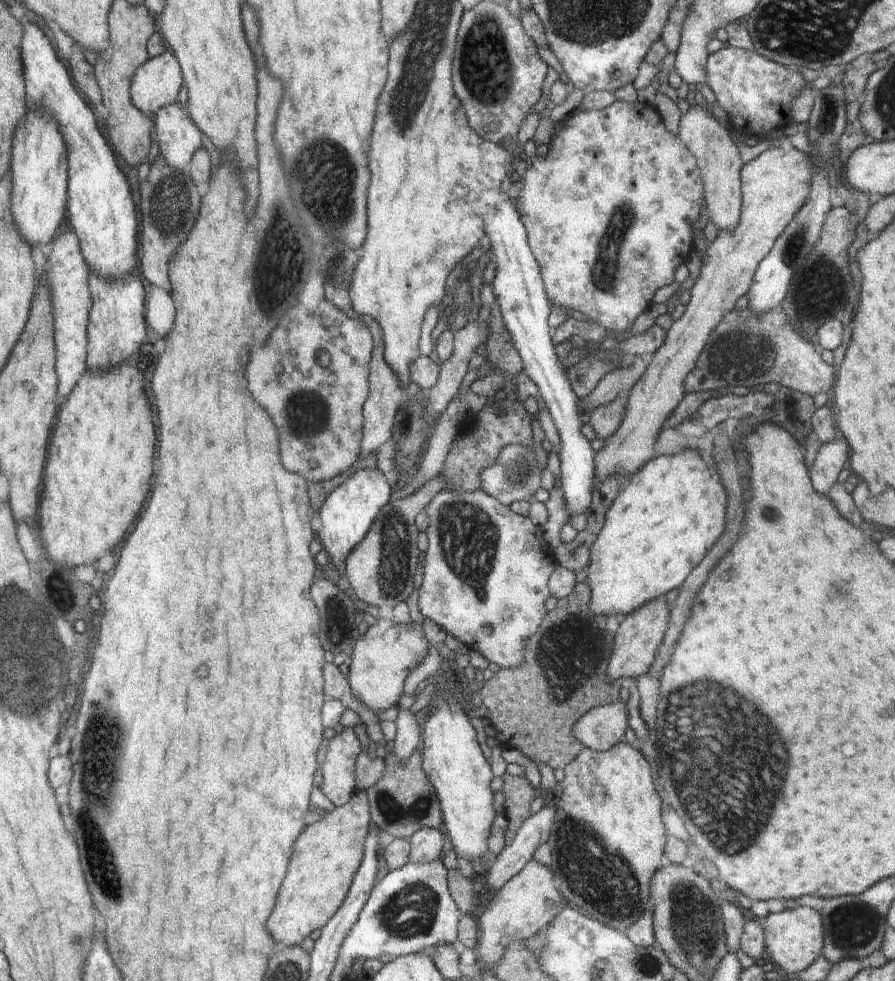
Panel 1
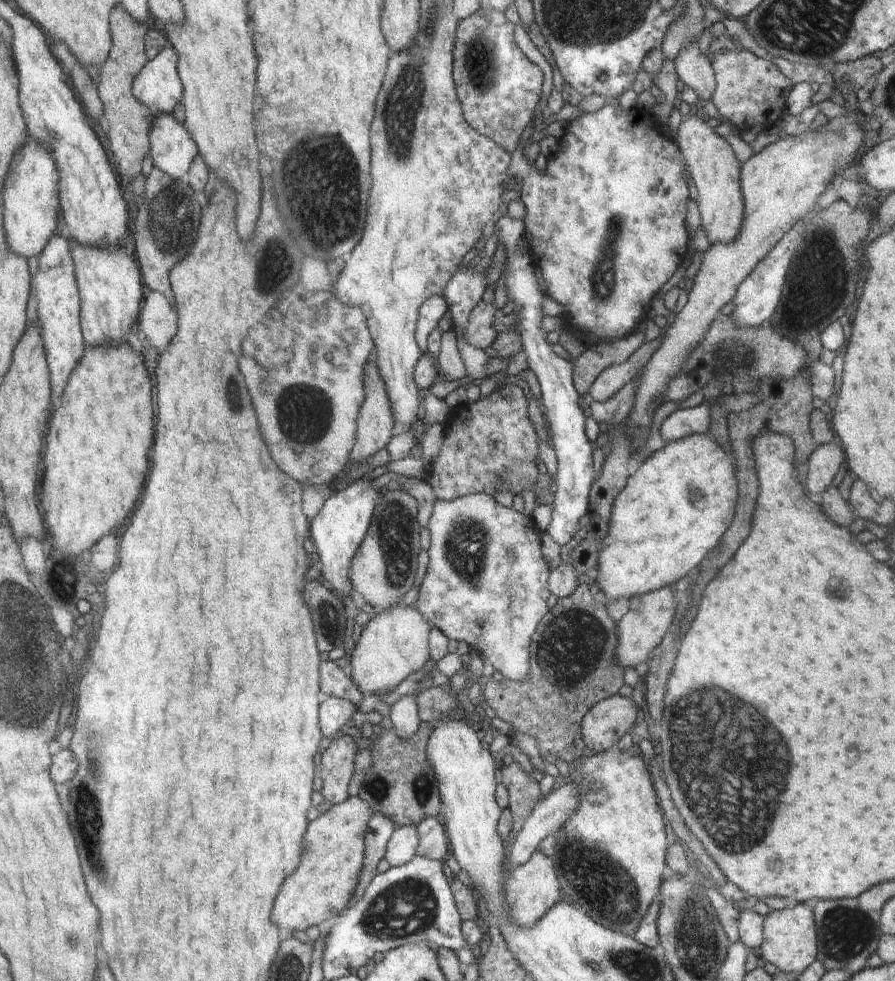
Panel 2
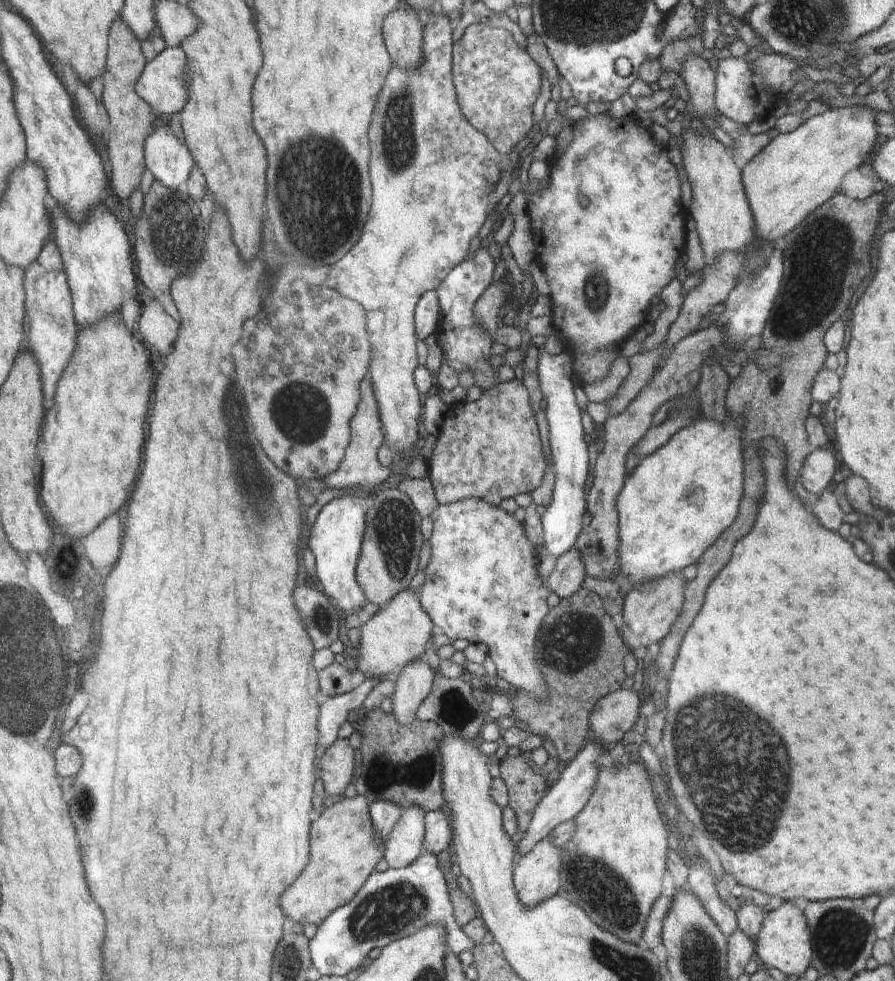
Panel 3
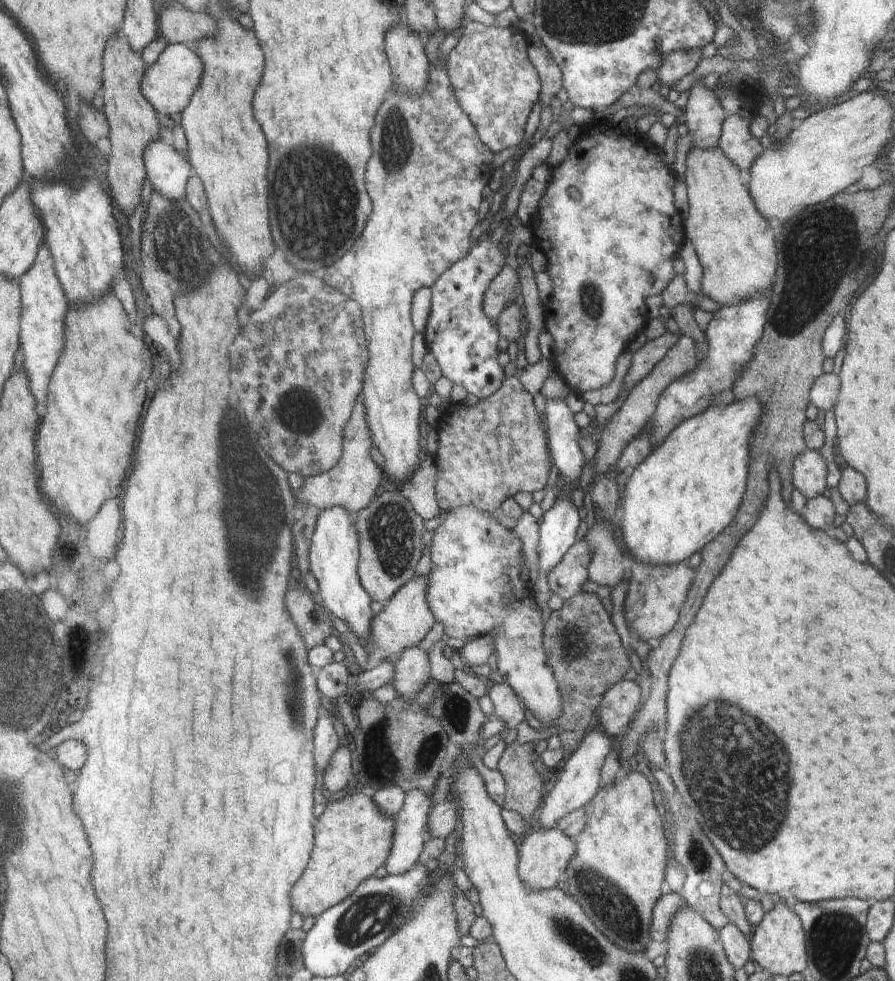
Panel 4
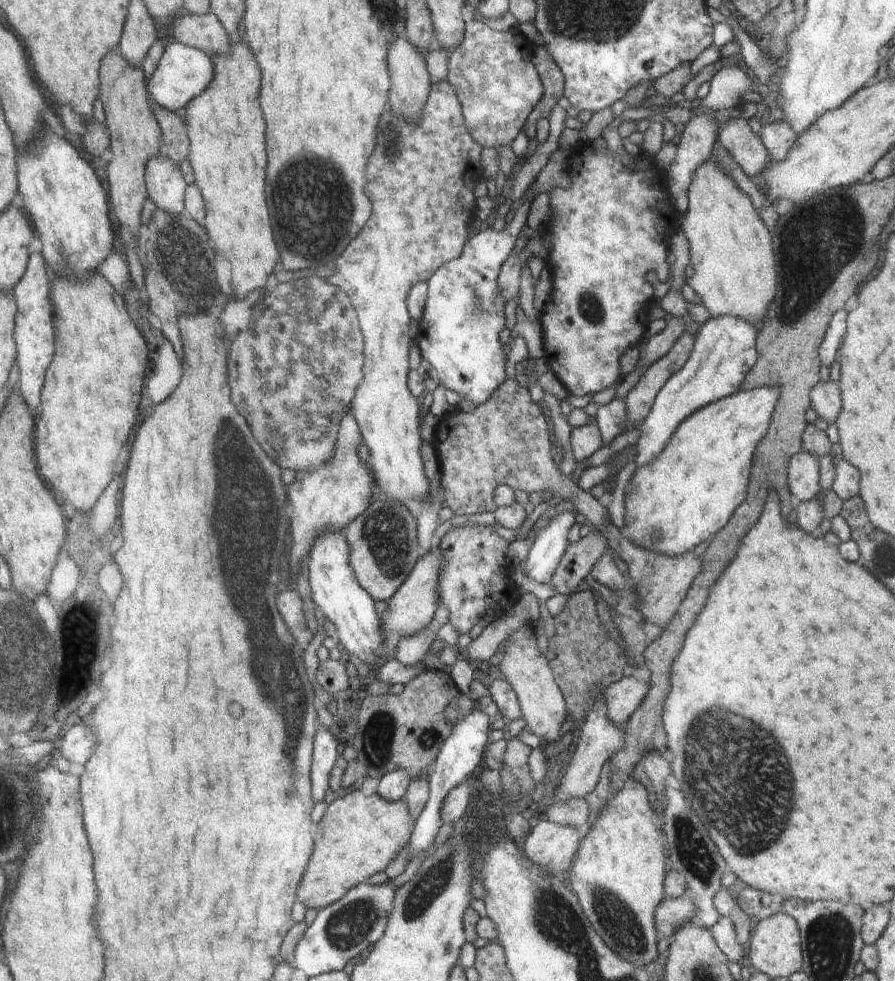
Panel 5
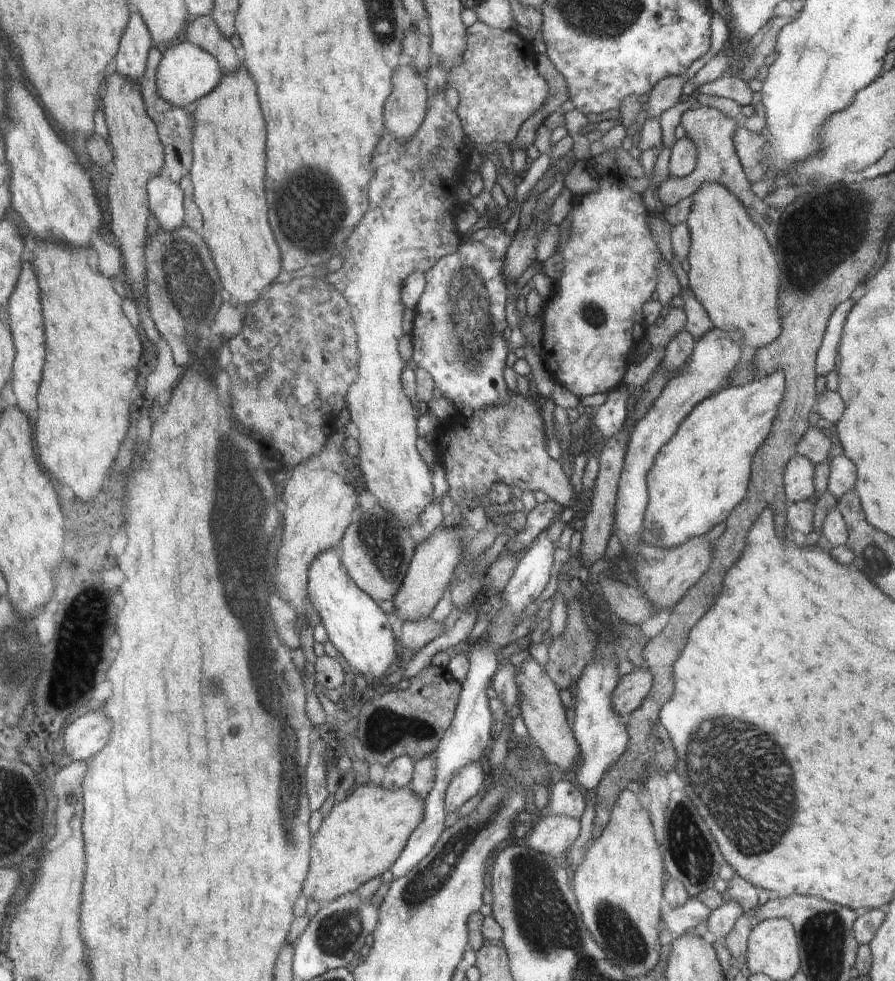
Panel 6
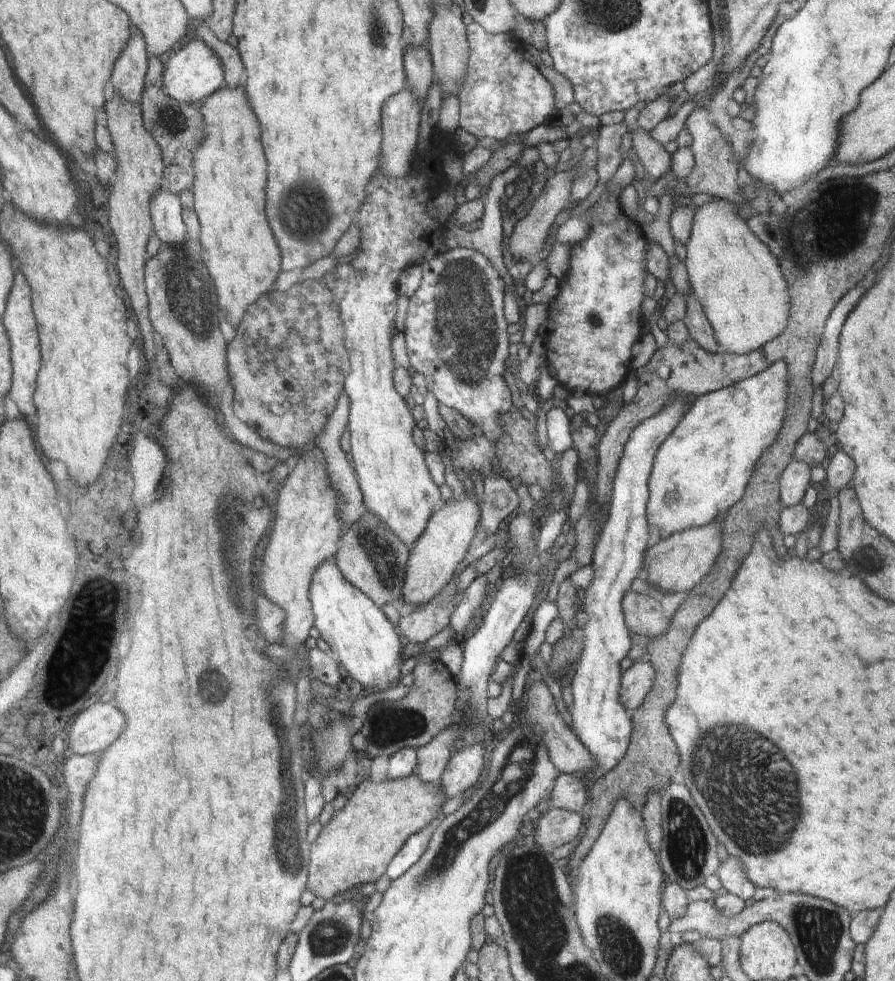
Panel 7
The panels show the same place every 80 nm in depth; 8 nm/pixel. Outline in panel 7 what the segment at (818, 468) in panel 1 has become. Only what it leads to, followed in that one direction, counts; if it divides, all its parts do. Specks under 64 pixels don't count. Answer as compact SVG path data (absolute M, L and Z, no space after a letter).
M795 458L781 474L780 497L785 507L794 506L804 498L806 488L810 486L810 468L808 464Z

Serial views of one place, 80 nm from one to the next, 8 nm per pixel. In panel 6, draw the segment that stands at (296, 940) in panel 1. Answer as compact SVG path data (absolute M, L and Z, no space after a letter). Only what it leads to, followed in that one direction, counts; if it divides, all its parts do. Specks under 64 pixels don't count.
M358 785L345 800L338 801L322 820L322 828L314 834L314 858L309 865L310 878L306 878L306 898L318 904L328 904L348 893L354 893L371 878L381 876L397 862L408 844L409 836L424 817L424 801L413 793L410 786L385 789L380 785Z

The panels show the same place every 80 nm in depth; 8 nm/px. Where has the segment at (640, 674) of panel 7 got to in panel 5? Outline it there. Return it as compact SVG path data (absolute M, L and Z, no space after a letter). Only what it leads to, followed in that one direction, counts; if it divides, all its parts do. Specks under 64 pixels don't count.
M622 677L620 681L603 690L603 698L608 708L608 718L617 727L625 722L641 706L649 692L649 685L640 683L635 677Z

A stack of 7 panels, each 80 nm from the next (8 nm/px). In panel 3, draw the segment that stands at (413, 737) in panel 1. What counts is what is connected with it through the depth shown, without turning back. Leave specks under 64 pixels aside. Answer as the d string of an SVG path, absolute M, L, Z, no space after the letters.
M418 658L395 676L396 689L392 696L392 712L399 725L407 725L417 718L417 708L432 692L435 674L427 662Z

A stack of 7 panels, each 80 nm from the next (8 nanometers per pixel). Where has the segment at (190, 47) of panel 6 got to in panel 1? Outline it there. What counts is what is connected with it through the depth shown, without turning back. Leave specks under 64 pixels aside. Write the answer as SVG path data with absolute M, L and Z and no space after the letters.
M168 49L138 69L133 80L134 102L148 116L155 117L166 105L177 101L183 79L181 65Z

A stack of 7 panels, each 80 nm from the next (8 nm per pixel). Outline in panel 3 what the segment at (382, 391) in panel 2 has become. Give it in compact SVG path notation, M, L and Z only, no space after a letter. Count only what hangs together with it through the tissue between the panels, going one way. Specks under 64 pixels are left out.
M366 378L366 386L362 386L362 406L358 406L358 418L354 418L354 442L350 442L350 450L345 450L346 462L342 463L342 470L336 470L326 475L323 480L328 488L372 488L384 478L388 478L391 472L388 467L382 468L376 460L378 448L384 444L384 427L381 421L381 410L377 403L375 388L369 378Z

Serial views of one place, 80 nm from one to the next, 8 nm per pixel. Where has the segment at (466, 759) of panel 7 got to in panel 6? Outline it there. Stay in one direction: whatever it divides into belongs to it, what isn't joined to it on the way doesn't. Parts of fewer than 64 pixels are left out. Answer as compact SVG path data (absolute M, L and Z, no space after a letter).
M480 762L464 767L451 781L445 792L445 808L447 812L458 812L469 798L476 796L487 782Z

